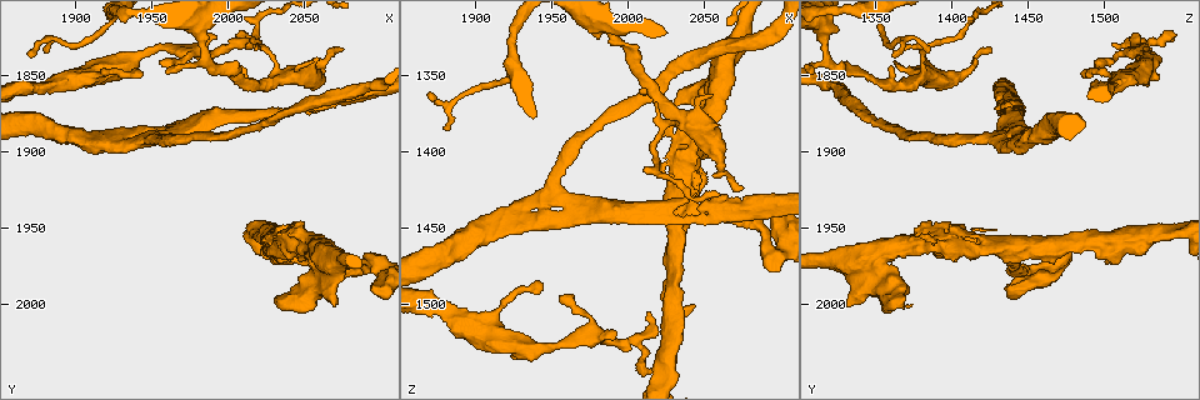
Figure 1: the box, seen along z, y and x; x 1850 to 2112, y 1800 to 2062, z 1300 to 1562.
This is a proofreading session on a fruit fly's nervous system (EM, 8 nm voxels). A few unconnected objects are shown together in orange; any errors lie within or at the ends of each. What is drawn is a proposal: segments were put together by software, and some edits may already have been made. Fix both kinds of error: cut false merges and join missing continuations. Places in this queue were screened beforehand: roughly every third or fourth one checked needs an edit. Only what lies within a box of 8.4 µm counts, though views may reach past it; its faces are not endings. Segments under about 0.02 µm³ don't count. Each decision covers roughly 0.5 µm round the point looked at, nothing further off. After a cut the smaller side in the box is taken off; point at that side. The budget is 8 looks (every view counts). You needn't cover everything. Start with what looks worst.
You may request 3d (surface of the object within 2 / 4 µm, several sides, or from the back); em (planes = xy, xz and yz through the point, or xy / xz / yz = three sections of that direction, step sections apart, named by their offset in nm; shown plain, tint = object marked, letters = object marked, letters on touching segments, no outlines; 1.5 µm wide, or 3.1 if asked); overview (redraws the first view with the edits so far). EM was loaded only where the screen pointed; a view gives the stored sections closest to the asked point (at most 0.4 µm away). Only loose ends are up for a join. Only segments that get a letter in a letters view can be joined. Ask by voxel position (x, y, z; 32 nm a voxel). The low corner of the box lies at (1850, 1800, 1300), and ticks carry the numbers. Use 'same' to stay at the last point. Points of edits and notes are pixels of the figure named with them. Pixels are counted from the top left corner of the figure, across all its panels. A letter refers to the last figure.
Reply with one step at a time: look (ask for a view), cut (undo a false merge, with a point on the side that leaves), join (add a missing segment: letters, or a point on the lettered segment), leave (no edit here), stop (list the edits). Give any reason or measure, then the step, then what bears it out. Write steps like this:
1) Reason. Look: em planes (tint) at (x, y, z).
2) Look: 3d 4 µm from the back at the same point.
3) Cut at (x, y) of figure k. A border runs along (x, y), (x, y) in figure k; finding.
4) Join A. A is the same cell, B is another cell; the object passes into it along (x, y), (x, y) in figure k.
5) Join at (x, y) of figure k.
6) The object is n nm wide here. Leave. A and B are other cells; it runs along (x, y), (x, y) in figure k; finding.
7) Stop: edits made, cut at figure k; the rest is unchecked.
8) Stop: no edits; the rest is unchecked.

An open end. Look: em planes (letters) at (1990, 1822, 1520).

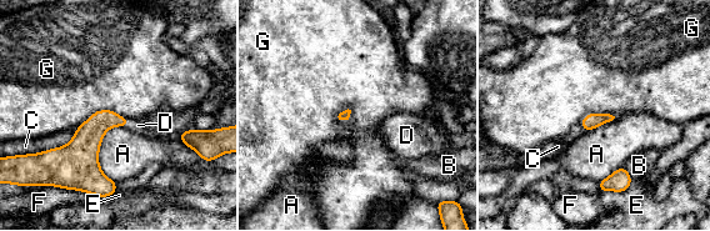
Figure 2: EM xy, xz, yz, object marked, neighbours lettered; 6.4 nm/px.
The longest contact is with A, 380 nm. Join D. D is the same cell, A, B, C, E, F and G are other cells; the cell continues.

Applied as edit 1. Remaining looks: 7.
Look: overview.

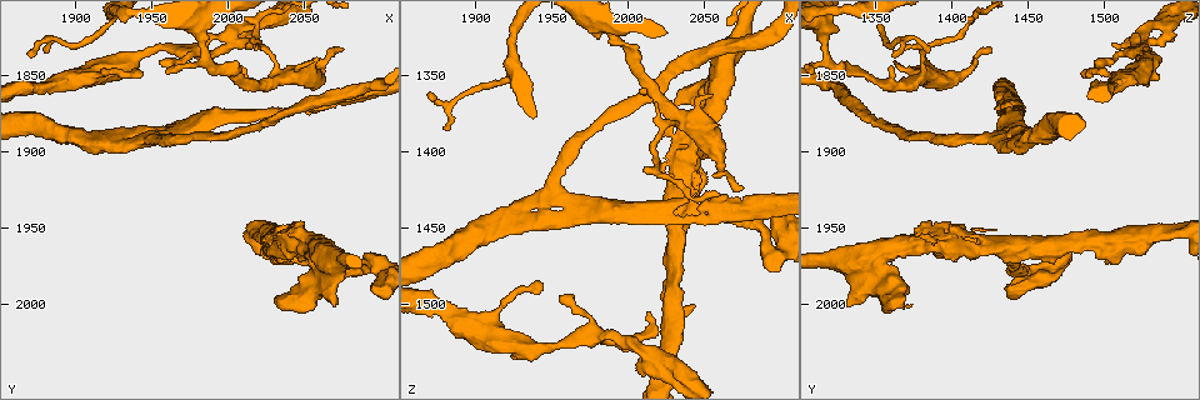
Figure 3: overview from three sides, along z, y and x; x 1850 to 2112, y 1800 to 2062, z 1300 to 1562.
Free end. Look: em yz step 4 (letters) at (2044, 1972, 1500).

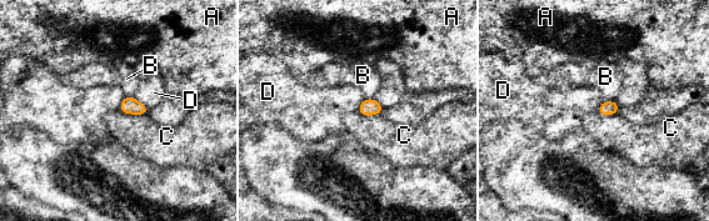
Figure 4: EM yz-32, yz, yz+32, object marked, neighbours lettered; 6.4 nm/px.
Leave. A, B, C and D are other cells; a border runs along (118, 109), (133, 114), (150, 109) in figure 4; no lettered segment goes on from it.

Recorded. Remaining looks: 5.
Thick turns thin. Look: 3d 4 µm at (2056, 1852, 1398).

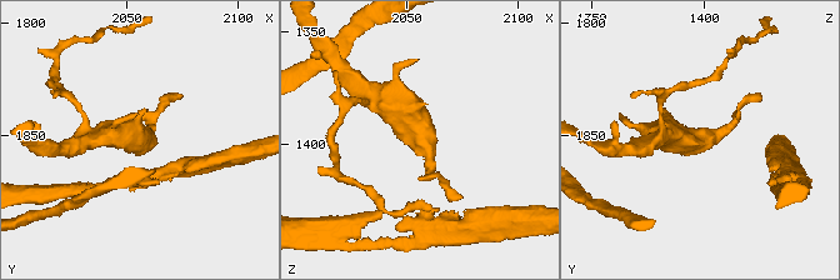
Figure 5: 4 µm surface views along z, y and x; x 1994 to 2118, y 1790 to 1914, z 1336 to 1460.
Now the EM. Look: em xy step 4 (tint) at (2057, 1851, 1398).

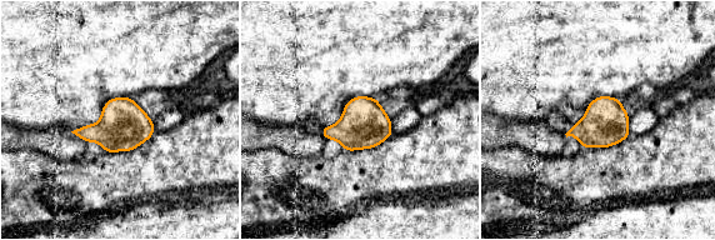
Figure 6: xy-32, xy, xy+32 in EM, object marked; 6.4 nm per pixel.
Look: em planes (letters) at the same point.

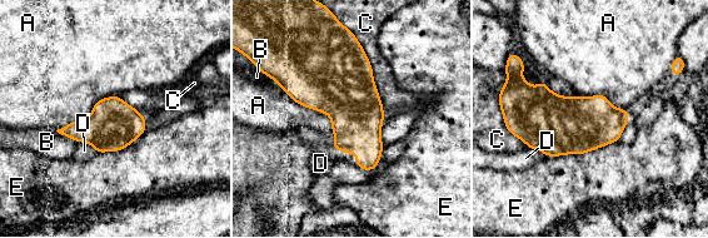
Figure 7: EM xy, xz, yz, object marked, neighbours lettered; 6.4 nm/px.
Leave. A, B, C, D and E are other cells; a border runs along (278, 84), (329, 117), (333, 147) in figure 7; continuous, no second cell.

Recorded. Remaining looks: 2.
Stop: edits made, join at figure 2; the rest is unchecked.

